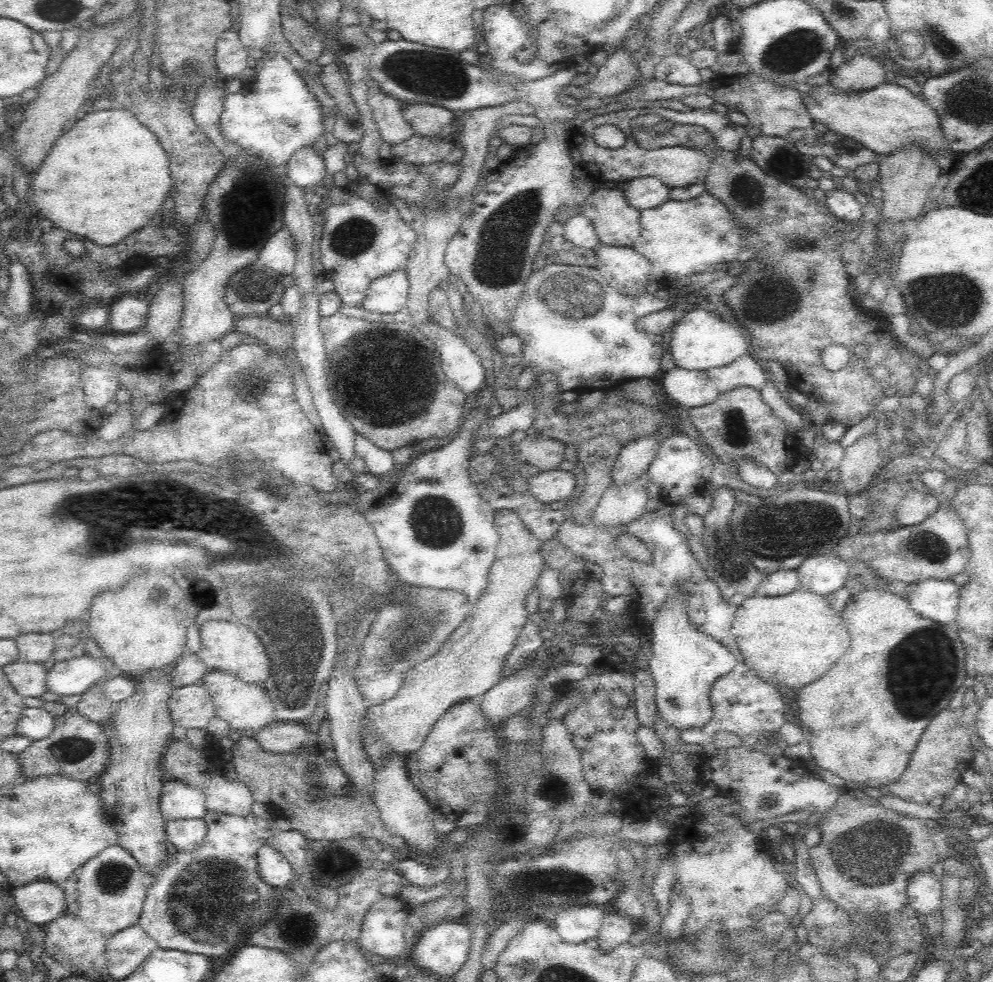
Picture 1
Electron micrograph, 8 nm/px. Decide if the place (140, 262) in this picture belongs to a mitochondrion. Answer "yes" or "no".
no

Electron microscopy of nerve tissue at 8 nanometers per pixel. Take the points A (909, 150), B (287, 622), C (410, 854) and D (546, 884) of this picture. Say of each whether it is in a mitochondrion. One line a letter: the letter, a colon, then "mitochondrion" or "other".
A: other
B: mitochondrion
C: other
D: other

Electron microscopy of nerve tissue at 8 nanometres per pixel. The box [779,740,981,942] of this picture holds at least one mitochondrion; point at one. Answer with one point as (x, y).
(869, 854)

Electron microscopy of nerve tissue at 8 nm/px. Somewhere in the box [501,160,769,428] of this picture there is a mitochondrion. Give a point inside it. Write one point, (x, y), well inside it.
(567, 300)

